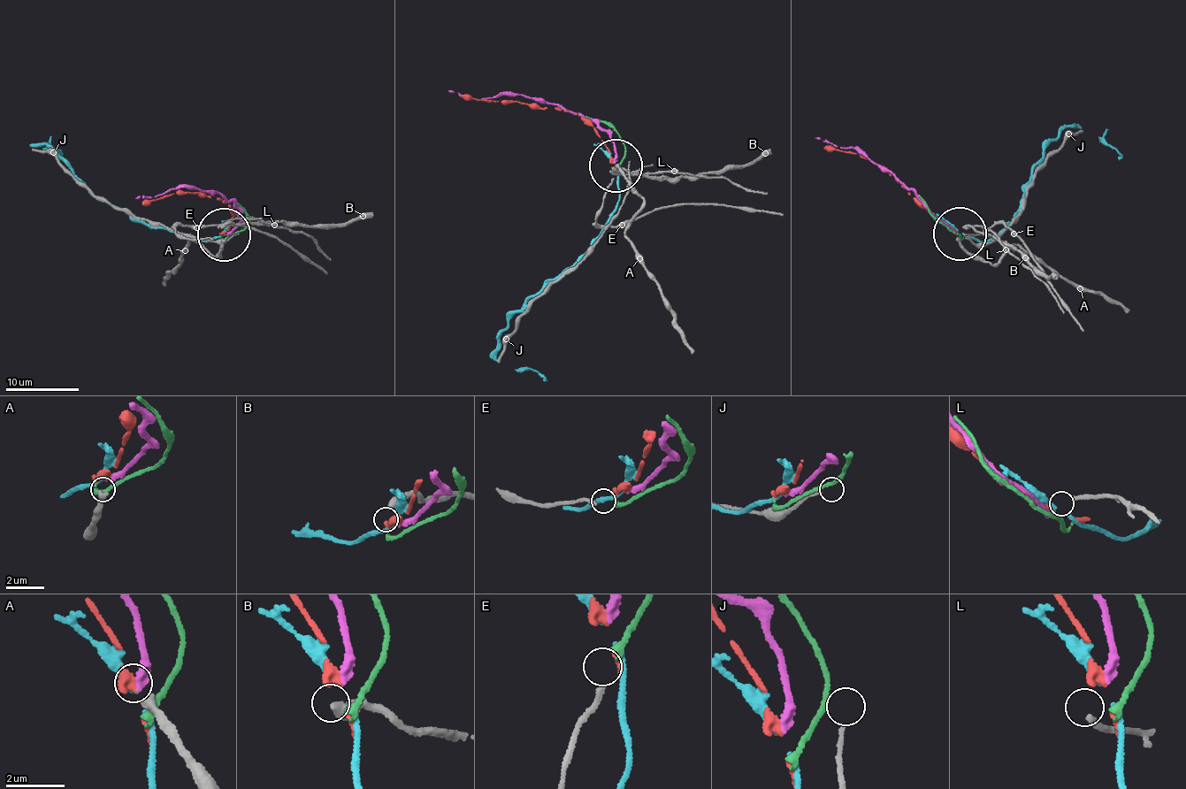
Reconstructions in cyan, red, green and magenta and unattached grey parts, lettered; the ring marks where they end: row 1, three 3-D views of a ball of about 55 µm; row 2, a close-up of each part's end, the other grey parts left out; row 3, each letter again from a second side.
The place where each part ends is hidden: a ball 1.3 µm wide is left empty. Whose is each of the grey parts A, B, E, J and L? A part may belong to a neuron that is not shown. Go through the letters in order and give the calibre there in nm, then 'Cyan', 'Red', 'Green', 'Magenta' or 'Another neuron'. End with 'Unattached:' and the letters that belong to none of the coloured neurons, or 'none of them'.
A: Thickness 130 nm. Magenta
B: Thickness 400 nm. Another neuron
E: Thickness 190 nm. Green
J: Thickness 130 nm. Another neuron
L: Thickness 240 nm. Another neuron
Unattached: B, J, L

